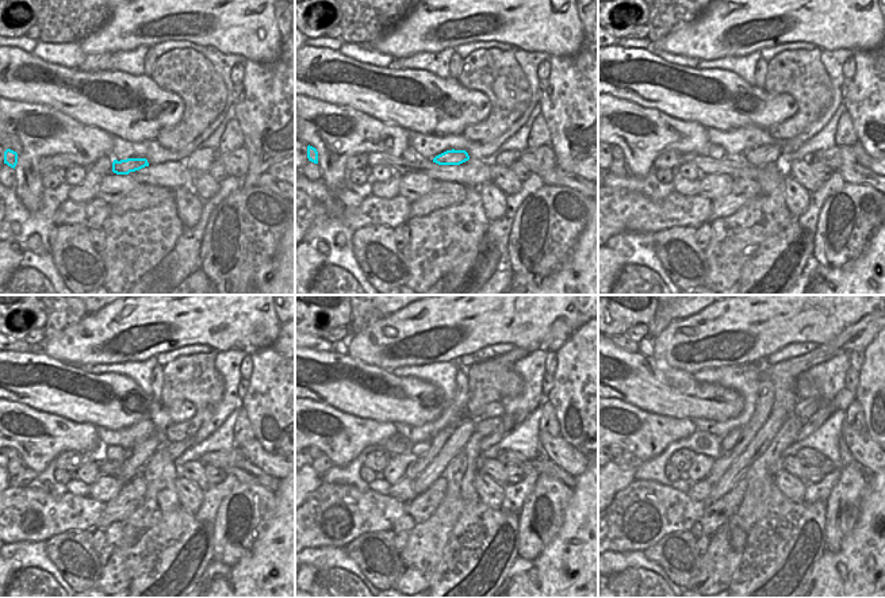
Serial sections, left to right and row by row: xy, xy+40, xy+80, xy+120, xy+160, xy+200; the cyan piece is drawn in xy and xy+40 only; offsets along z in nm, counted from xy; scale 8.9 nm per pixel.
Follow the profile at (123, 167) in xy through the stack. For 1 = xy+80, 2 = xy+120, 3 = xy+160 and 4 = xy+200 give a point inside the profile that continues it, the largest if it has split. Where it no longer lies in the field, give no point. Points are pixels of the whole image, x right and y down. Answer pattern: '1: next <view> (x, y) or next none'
1: next xy+80 (758, 157)
2: next xy+120 (175, 449)
3: next xy+160 (508, 425)
4: next xy+200 (845, 398)

